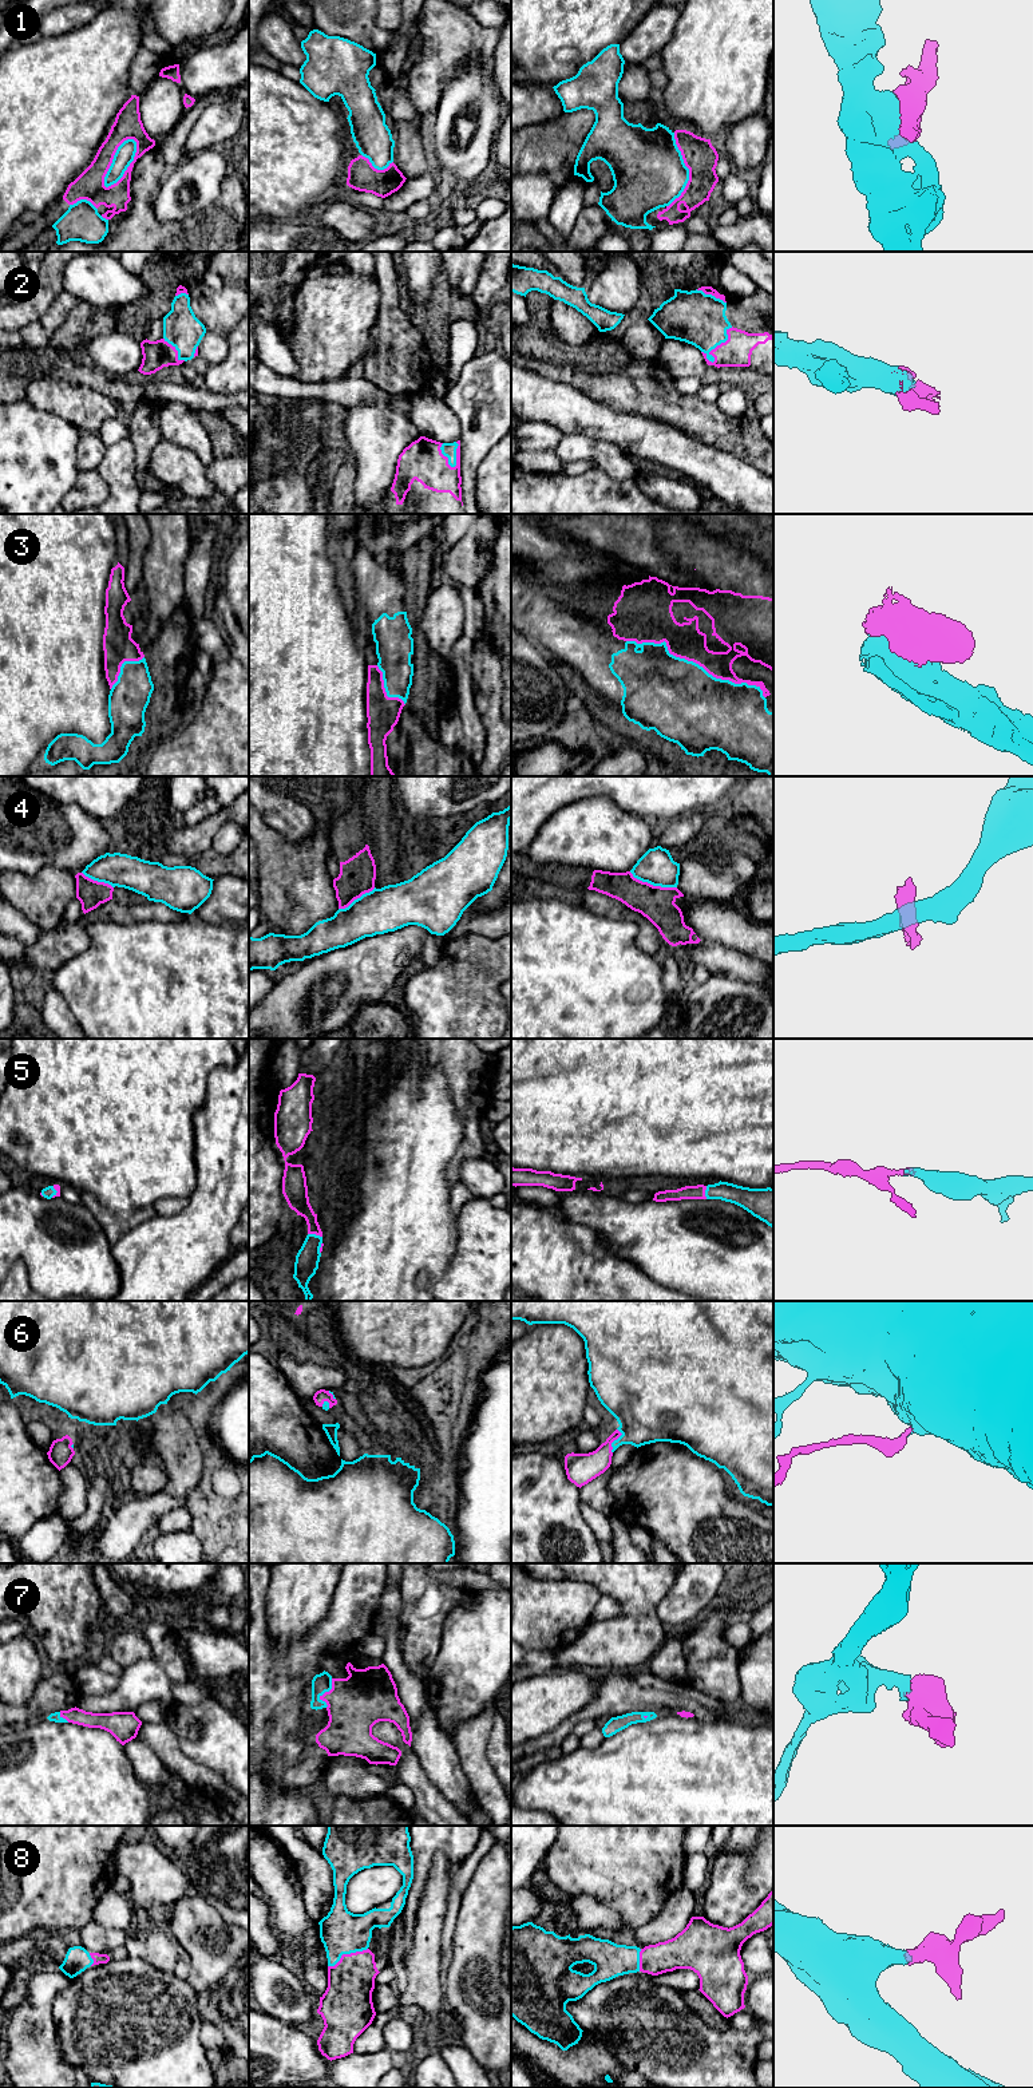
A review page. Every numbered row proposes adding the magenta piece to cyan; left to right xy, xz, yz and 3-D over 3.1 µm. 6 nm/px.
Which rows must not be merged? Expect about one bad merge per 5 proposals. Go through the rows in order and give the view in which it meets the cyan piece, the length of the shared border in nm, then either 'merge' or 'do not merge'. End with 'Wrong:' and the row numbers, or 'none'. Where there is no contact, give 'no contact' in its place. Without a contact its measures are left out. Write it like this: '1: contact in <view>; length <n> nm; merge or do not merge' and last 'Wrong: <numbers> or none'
1: contact in xy; length 340 nm; do not merge
2: contact in yz; length 260 nm; merge
3: contact in yz; length 900 nm; do not merge
4: contact in yz; length 300 nm; do not merge
5: contact in xz; length 90 nm; merge
6: contact in yz; length 160 nm; merge
7: contact in xz; length 180 nm; merge
8: contact in xz; length 260 nm; merge
Wrong: 1, 3, 4

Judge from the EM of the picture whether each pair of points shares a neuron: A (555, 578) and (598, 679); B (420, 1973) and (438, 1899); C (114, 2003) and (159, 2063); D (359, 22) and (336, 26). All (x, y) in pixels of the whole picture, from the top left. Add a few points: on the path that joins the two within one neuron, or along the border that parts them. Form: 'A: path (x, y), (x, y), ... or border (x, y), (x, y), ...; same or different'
A: border (534, 585), (545, 592), (570, 597), (581, 605); different
B: path (424, 1954), (430, 1918); same
C: path (123, 2017), (143, 2037), (149, 2048); same
D: path (353, 22), (341, 22); same

